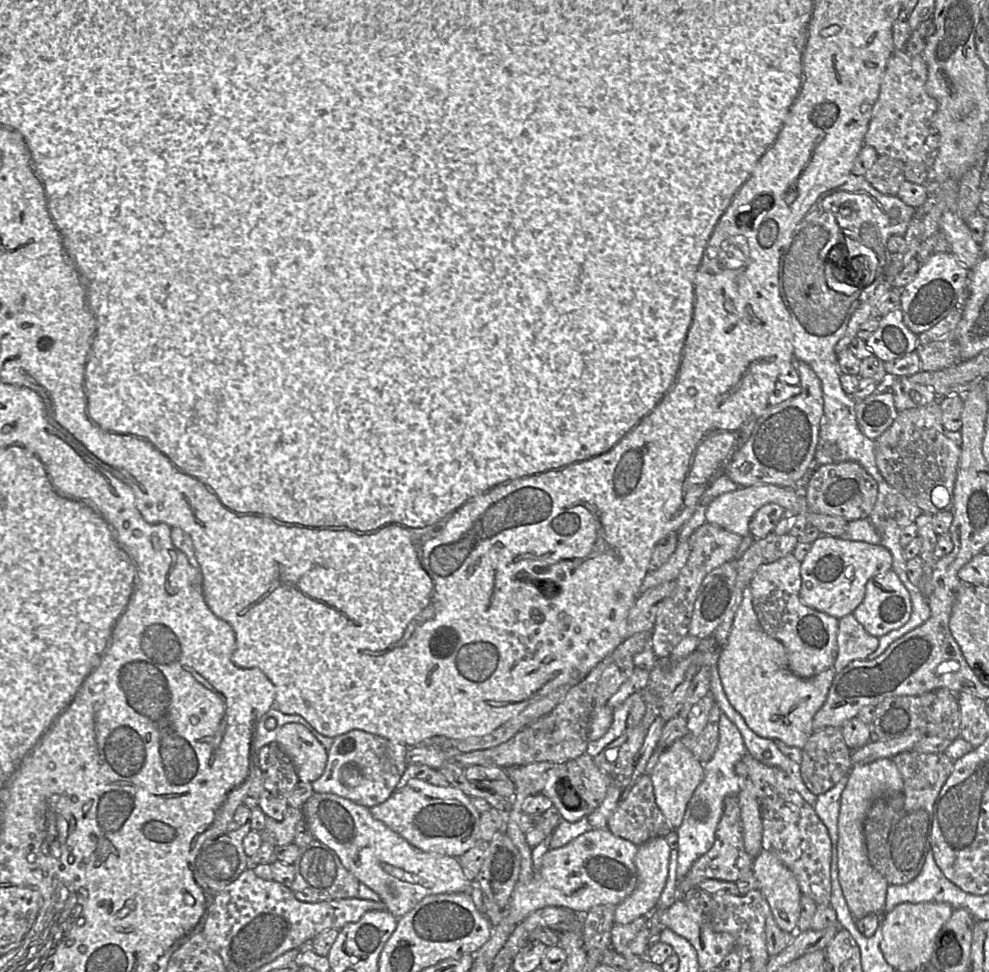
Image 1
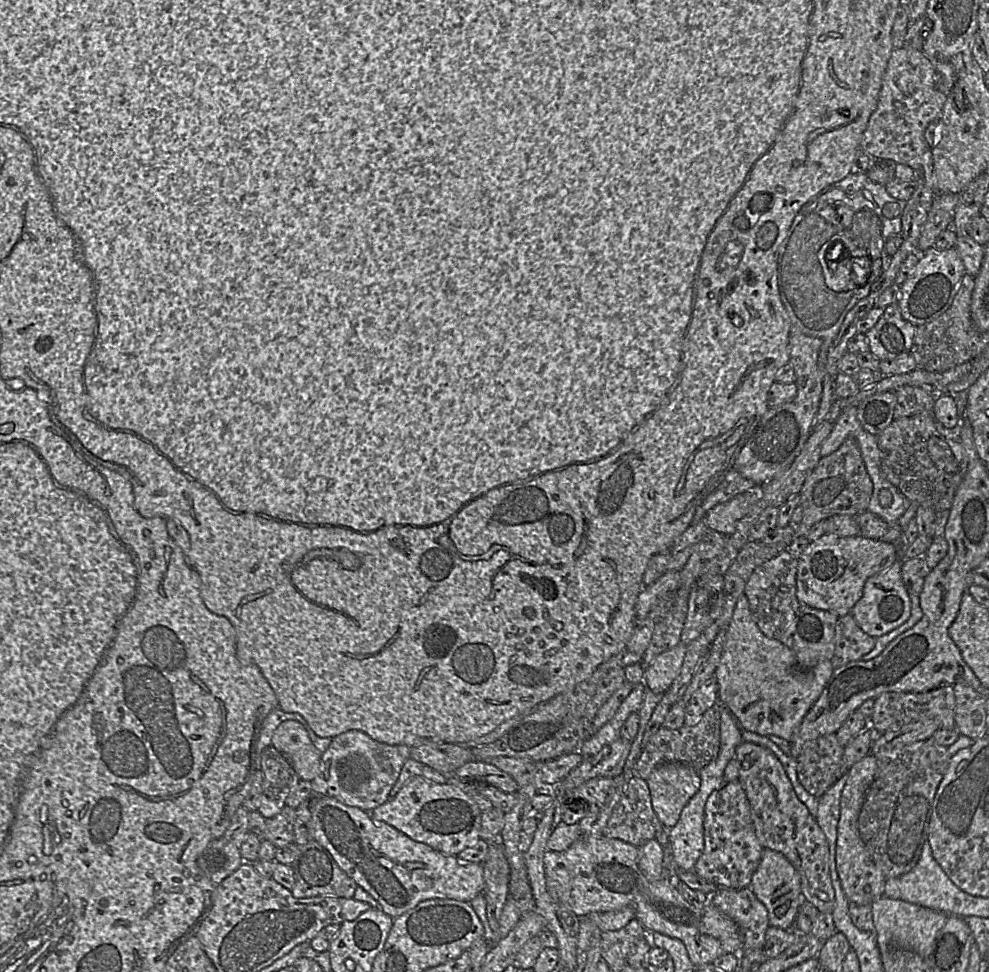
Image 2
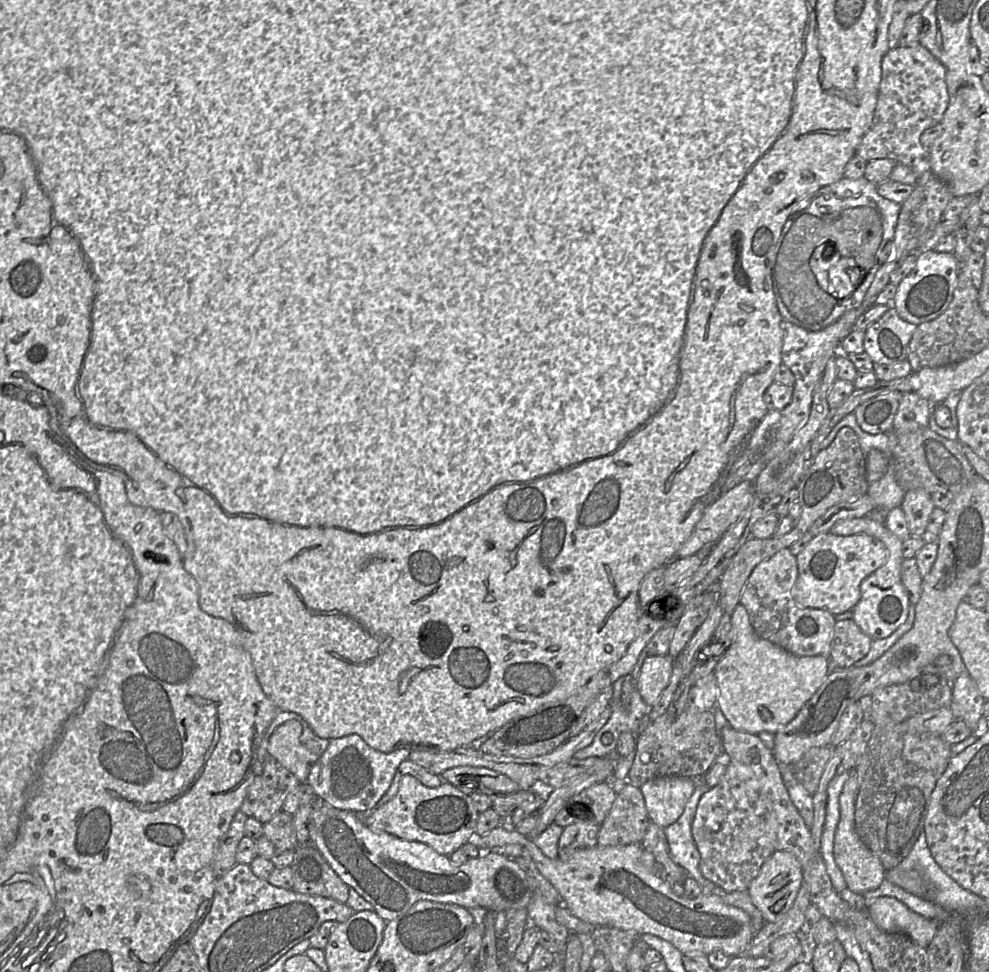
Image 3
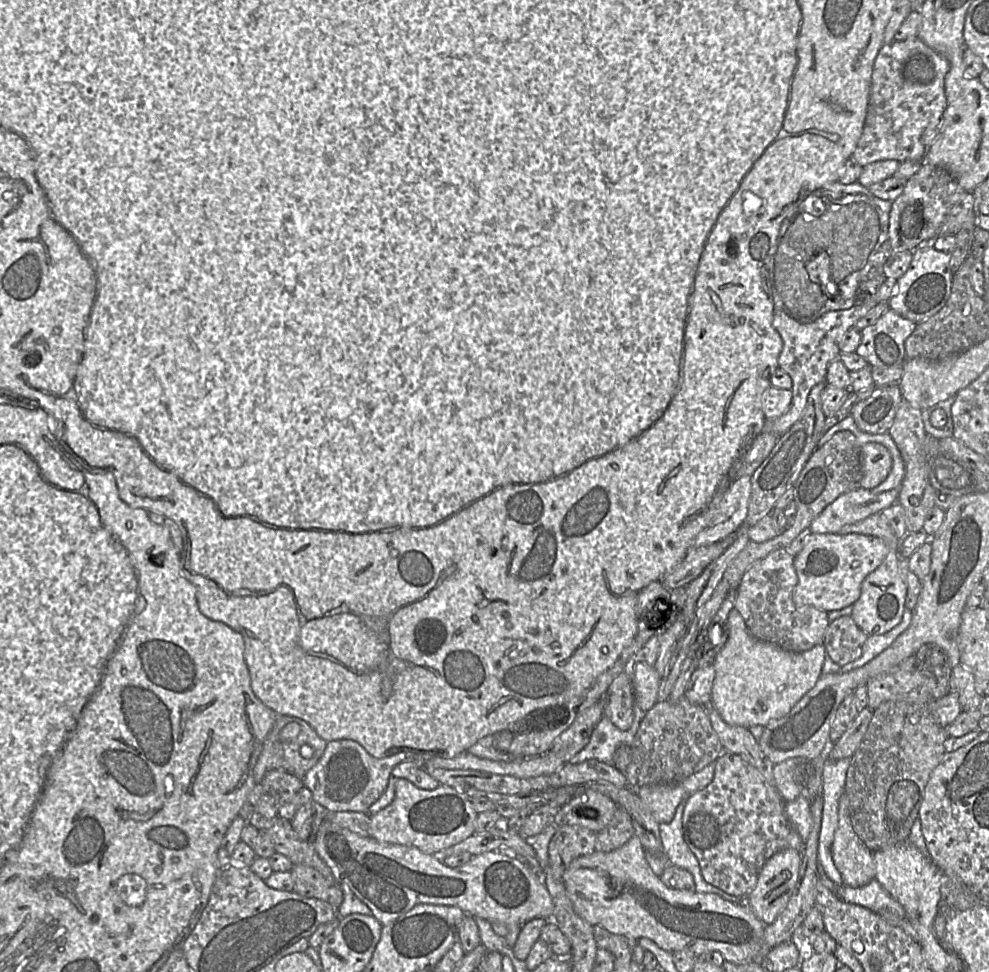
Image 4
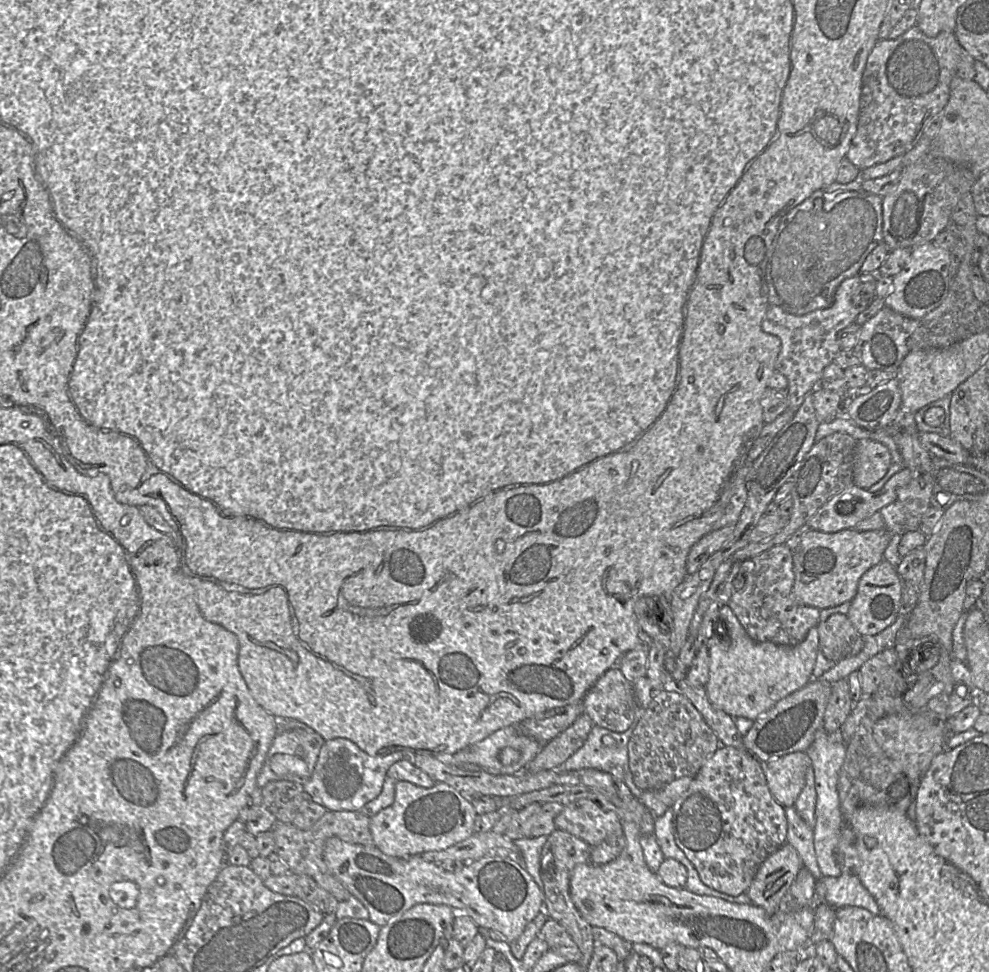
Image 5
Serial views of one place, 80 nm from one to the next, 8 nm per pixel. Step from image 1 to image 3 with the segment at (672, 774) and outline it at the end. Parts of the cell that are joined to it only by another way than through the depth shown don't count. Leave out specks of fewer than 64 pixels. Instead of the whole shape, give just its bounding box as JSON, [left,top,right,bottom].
[641,776,697,828]

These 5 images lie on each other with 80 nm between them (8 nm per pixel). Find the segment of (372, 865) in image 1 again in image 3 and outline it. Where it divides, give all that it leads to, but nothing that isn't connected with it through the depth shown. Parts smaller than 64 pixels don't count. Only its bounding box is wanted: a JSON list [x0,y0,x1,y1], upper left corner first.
[309,804,533,922]

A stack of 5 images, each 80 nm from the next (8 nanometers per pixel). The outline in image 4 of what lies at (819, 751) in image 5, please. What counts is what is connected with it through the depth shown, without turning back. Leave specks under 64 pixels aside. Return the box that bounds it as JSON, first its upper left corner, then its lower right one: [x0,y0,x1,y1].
[818,758,850,885]

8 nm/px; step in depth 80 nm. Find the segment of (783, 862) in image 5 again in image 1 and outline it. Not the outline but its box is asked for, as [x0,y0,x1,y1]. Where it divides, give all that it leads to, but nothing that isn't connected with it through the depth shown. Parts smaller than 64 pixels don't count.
[752,849,802,934]

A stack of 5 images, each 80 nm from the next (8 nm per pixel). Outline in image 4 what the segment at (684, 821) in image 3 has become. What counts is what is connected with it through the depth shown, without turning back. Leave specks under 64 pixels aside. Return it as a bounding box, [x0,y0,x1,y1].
[659,801,748,905]

